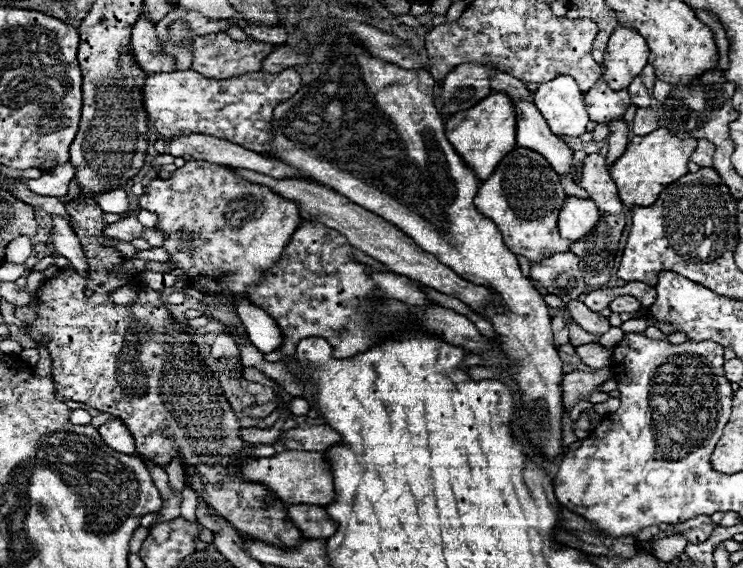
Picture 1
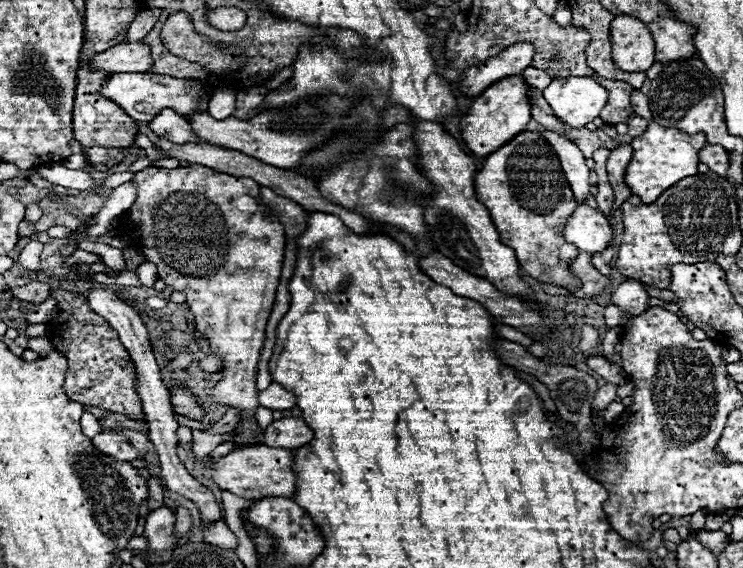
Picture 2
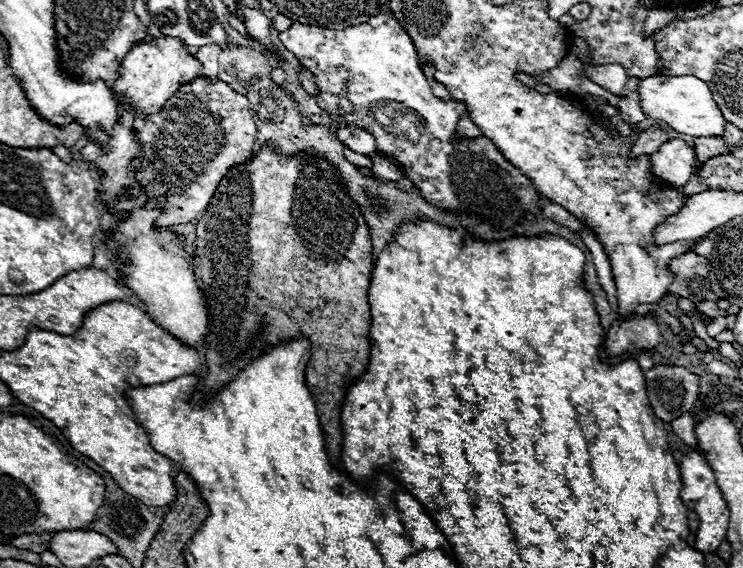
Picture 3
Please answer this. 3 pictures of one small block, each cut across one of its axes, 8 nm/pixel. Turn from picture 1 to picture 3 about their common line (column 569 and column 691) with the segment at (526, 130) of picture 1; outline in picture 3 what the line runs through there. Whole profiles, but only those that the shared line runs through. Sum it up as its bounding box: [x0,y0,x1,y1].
[652,138,696,186]

